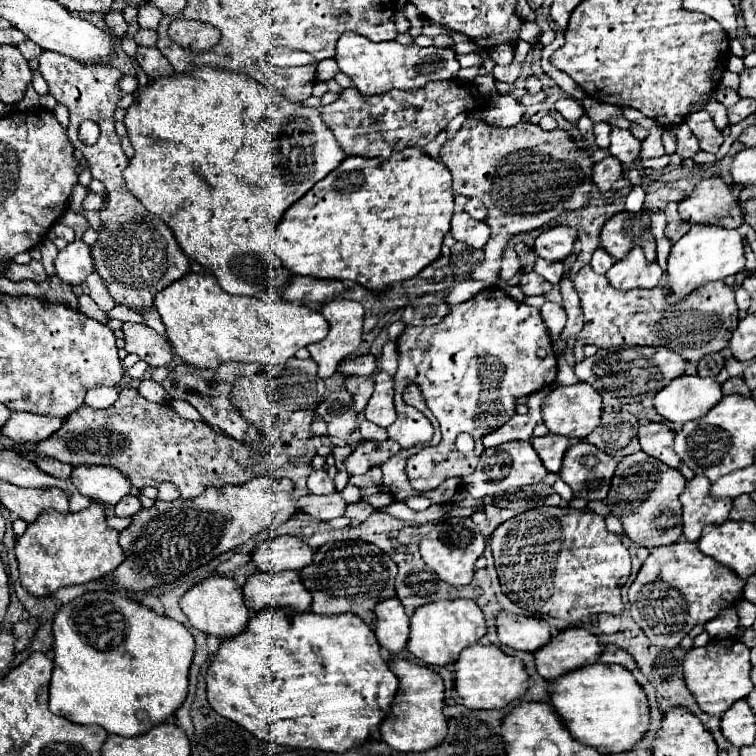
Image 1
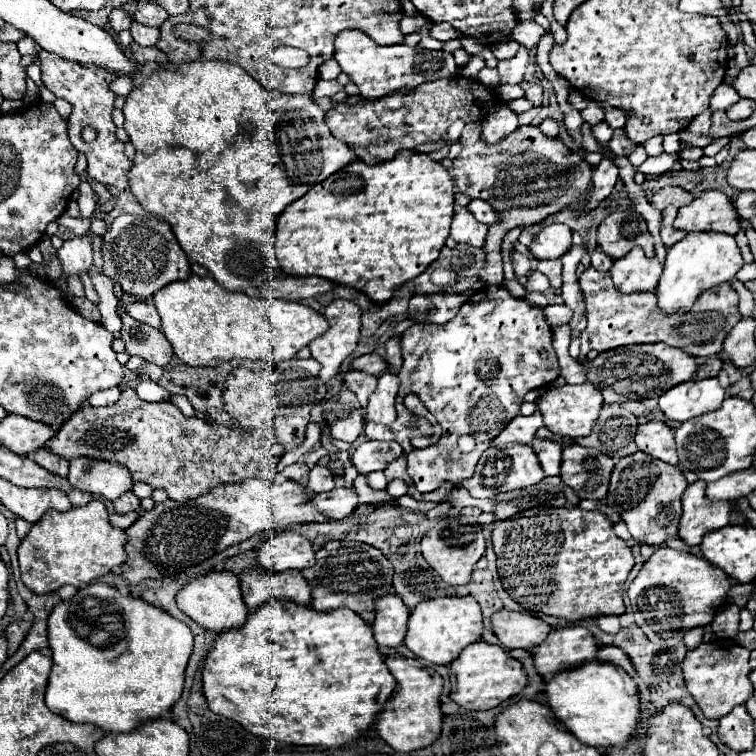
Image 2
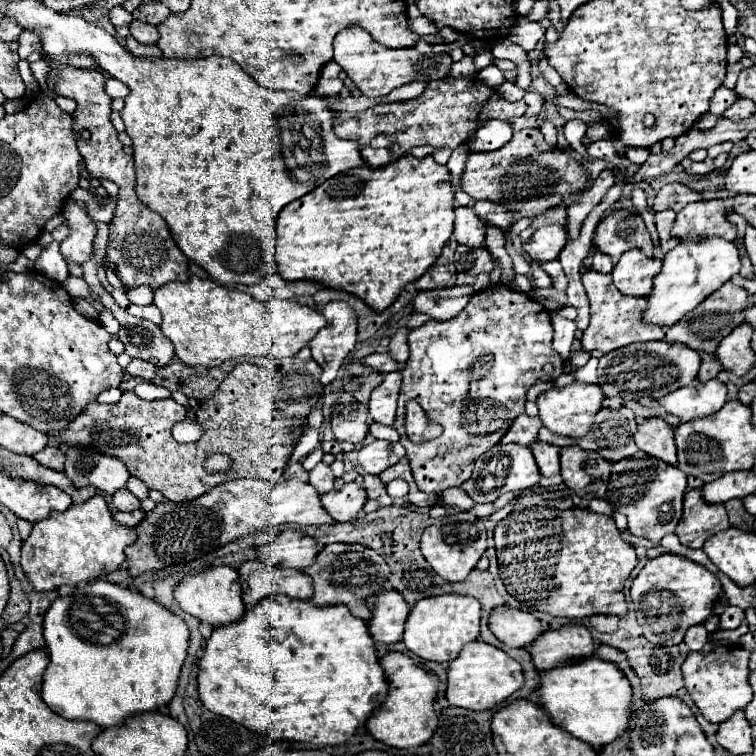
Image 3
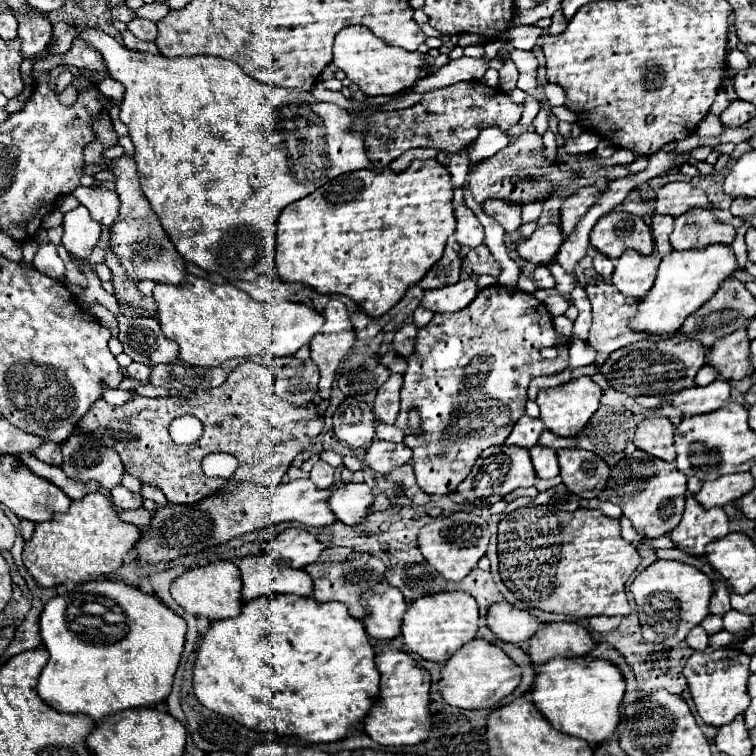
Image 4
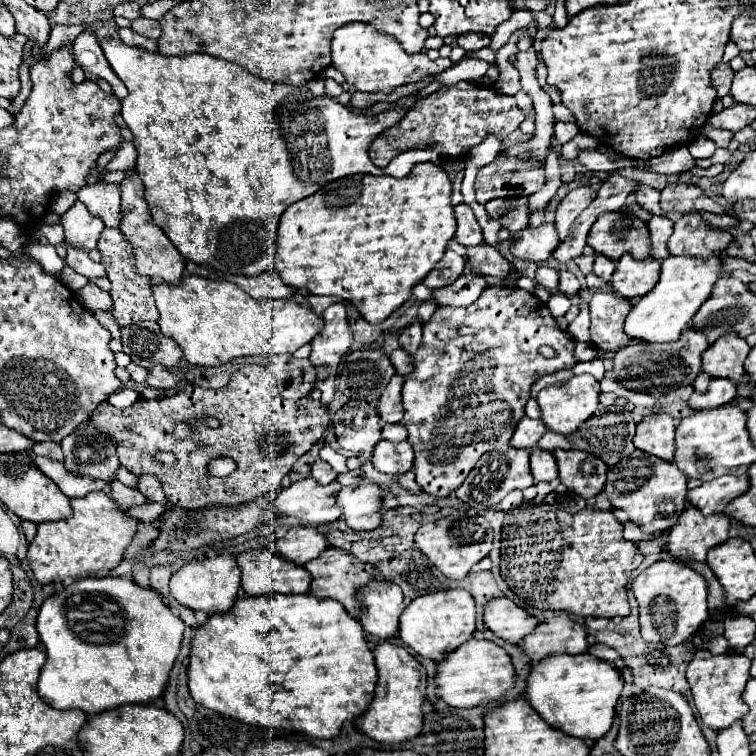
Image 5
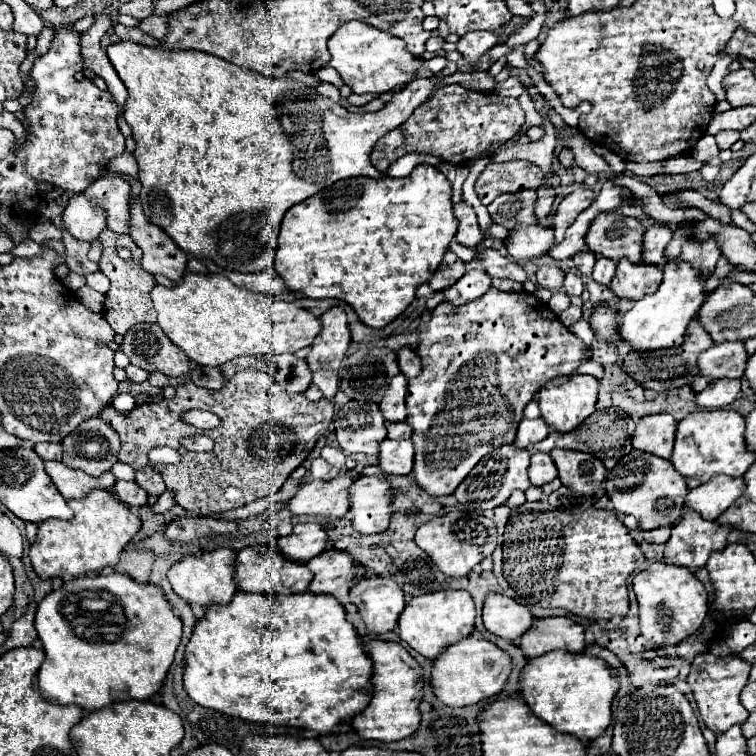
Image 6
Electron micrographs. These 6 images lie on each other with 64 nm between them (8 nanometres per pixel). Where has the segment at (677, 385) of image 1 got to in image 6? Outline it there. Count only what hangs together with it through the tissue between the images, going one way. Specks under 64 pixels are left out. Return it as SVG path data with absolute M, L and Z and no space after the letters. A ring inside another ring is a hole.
M714 380L696 396L696 404L700 408L726 408L736 400L740 386L742 380Z

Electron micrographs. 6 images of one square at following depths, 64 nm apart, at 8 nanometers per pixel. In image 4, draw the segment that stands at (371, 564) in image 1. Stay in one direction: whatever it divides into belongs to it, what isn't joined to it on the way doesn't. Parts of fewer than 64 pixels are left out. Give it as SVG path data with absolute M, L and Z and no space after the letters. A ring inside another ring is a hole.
M354 554L352 560L340 562L340 564L324 564L324 568L320 568L316 574L312 574L314 580L314 598L318 602L330 602L330 600L338 600L342 604L348 606L350 614L358 620L364 618L364 606L360 604L362 594L366 594L372 586L376 586L378 582L384 580L386 574L386 566L382 564L382 560L370 556L370 554Z

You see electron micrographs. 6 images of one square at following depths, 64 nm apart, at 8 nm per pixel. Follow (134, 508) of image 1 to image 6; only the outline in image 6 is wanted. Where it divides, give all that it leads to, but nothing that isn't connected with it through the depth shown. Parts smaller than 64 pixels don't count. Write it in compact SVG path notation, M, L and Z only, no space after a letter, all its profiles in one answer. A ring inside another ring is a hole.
M118 480L114 486L116 498L126 506L144 506L148 502L148 494L144 488L140 488L136 482L124 482Z

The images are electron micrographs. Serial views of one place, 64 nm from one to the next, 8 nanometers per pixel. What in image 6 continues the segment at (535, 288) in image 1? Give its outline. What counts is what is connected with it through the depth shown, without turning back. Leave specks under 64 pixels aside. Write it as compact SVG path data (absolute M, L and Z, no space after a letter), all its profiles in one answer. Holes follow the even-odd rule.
M540 266L538 270L538 282L542 288L548 290L560 290L564 282L564 272L558 266Z

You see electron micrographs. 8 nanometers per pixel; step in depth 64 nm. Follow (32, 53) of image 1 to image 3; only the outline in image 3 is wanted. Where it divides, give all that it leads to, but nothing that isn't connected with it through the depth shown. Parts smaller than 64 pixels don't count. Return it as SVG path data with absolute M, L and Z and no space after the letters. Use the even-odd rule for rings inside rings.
M22 30L20 38L18 38L18 54L20 58L28 58L32 52L40 52L42 42L38 42L38 34L30 34L30 30Z

